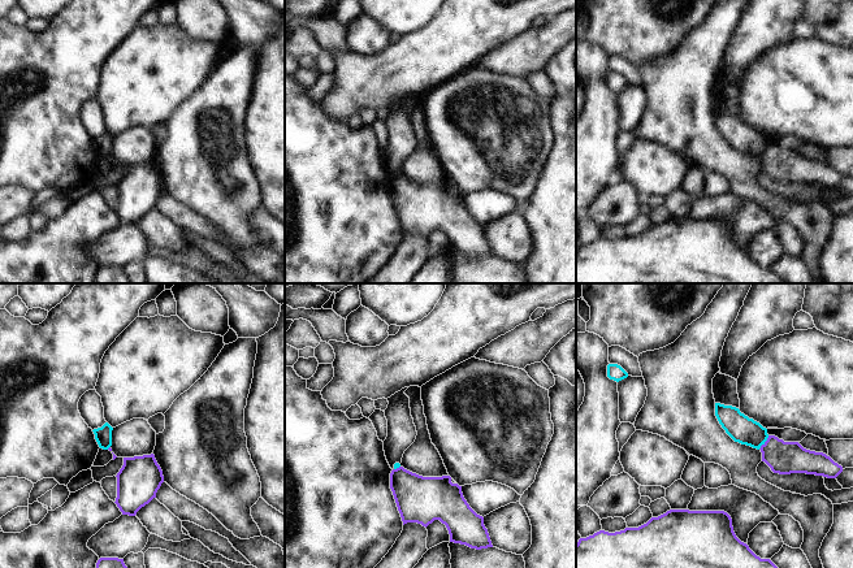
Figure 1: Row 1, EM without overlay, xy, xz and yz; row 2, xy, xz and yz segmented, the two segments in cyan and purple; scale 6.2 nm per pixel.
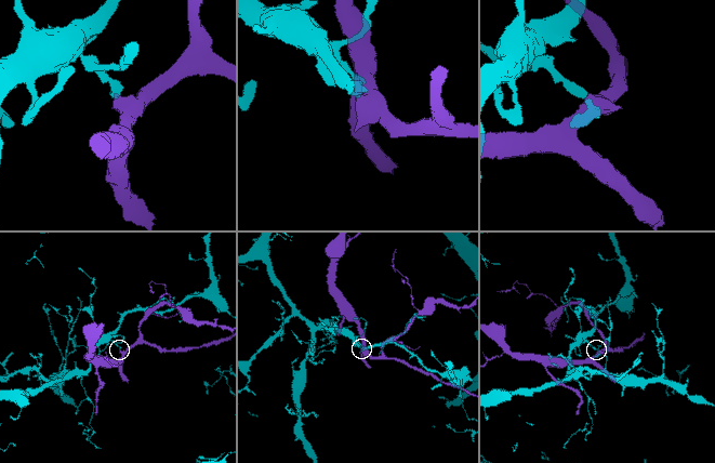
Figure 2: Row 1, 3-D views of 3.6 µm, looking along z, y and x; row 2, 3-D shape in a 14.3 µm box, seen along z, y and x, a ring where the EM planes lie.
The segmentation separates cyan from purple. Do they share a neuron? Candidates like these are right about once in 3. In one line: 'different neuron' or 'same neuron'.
different neuron

